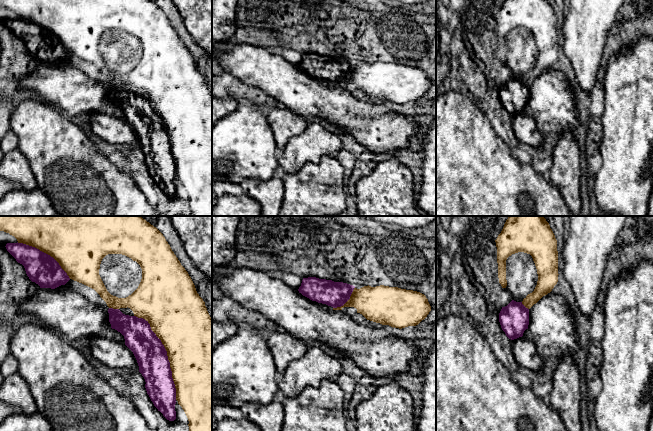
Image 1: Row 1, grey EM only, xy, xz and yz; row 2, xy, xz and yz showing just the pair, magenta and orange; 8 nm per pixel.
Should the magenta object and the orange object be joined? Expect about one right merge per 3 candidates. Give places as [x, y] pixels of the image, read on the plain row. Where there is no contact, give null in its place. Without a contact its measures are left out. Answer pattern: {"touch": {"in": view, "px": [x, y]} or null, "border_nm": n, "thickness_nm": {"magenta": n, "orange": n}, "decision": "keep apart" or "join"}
{"touch": {"in": "xy", "px": [166, 130]}, "border_nm": 750, "thickness_nm": {"magenta": 260, "orange": 480}, "decision": "join"}

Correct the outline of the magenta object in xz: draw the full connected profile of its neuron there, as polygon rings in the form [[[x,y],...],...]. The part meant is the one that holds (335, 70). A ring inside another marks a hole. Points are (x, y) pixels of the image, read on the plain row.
[[[316,53],[303,54],[298,67],[312,77],[333,84],[343,82],[349,75],[355,62]]]

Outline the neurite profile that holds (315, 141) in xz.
[[[309,123],[299,135],[289,139],[279,162],[282,173],[296,173],[306,163],[318,164],[323,156],[342,150],[341,139],[321,124]]]

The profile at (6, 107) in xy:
[[[0,100],[0,142],[5,134],[11,130],[10,118],[14,109],[14,104],[9,100]]]

